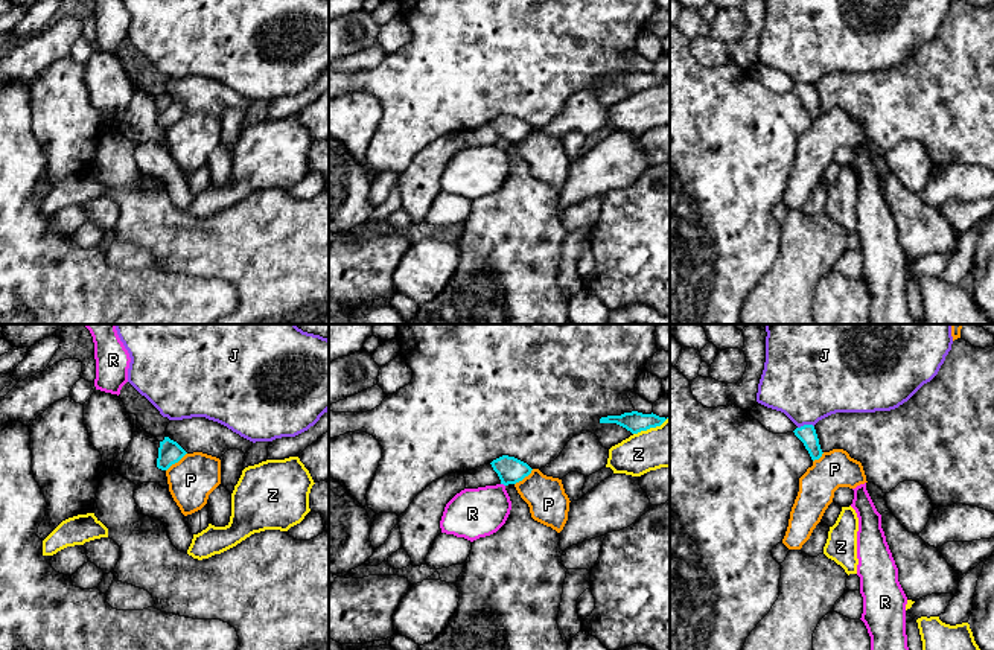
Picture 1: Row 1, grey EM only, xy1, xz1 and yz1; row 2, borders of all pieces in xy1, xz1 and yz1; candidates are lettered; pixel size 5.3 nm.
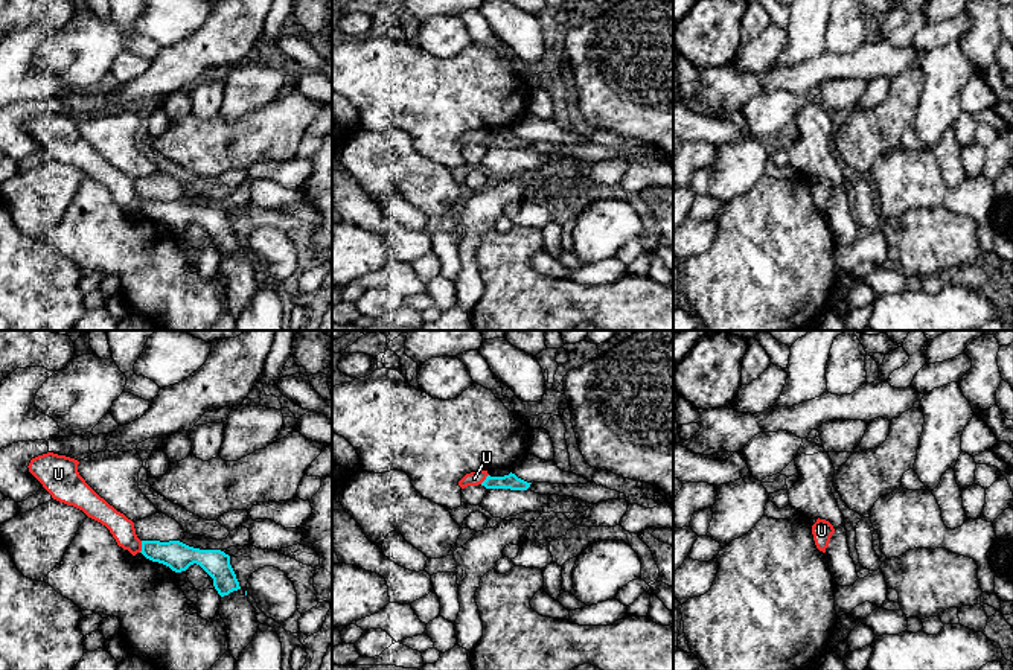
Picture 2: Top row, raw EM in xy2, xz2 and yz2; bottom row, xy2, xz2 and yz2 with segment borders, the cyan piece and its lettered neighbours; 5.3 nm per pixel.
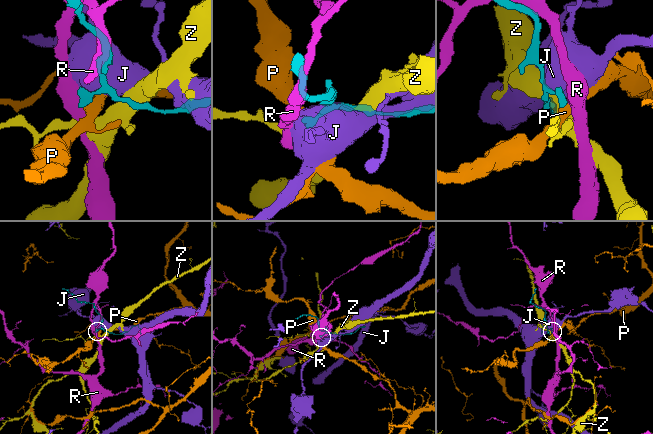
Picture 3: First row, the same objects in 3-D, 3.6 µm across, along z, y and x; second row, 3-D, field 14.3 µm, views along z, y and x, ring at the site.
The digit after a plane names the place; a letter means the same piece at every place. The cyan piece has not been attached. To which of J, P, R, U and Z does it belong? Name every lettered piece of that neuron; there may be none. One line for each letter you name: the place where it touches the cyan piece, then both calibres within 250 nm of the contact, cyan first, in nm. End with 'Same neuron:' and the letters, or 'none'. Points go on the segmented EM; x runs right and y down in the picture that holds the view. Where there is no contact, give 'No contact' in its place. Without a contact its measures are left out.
U: Touches cyan at xy2 (142, 547). Thickness 150 nm (cyan) against 130 nm
Same neuron: U

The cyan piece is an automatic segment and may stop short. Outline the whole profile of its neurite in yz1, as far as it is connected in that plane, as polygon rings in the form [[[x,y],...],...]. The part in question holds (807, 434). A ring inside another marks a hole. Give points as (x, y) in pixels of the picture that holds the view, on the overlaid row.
[[[804,425],[796,428],[793,432],[804,443],[813,461],[822,457],[824,452],[813,425]]]

